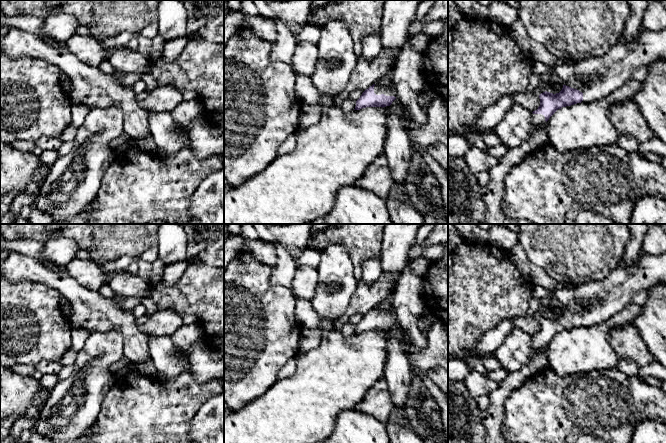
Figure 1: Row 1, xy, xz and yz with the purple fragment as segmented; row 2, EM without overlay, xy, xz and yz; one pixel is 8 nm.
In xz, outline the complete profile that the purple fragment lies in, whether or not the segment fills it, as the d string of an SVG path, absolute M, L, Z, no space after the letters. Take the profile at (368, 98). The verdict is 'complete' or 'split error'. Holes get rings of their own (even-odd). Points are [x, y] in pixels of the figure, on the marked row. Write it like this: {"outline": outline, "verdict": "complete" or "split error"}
{"outline": "M377 81L366 89L360 98L356 101L354 110L360 110L366 107L386 107L390 106L396 99L397 92L393 81Z", "verdict": "split error"}

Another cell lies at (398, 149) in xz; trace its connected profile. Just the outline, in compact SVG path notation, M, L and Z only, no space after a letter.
M397 99L390 105L385 139L385 155L395 185L404 186L410 158L413 154L409 130L403 126L402 103Z

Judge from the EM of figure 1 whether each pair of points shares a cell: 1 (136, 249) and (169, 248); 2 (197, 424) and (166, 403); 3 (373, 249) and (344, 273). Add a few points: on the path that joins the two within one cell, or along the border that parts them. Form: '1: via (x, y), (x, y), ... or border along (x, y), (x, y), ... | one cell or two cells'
1: border along (156, 234), (157, 242) | two cells
2: border along (206, 401), (189, 421), (188, 432) | two cells
3: border along (342, 245), (359, 280) | two cells

